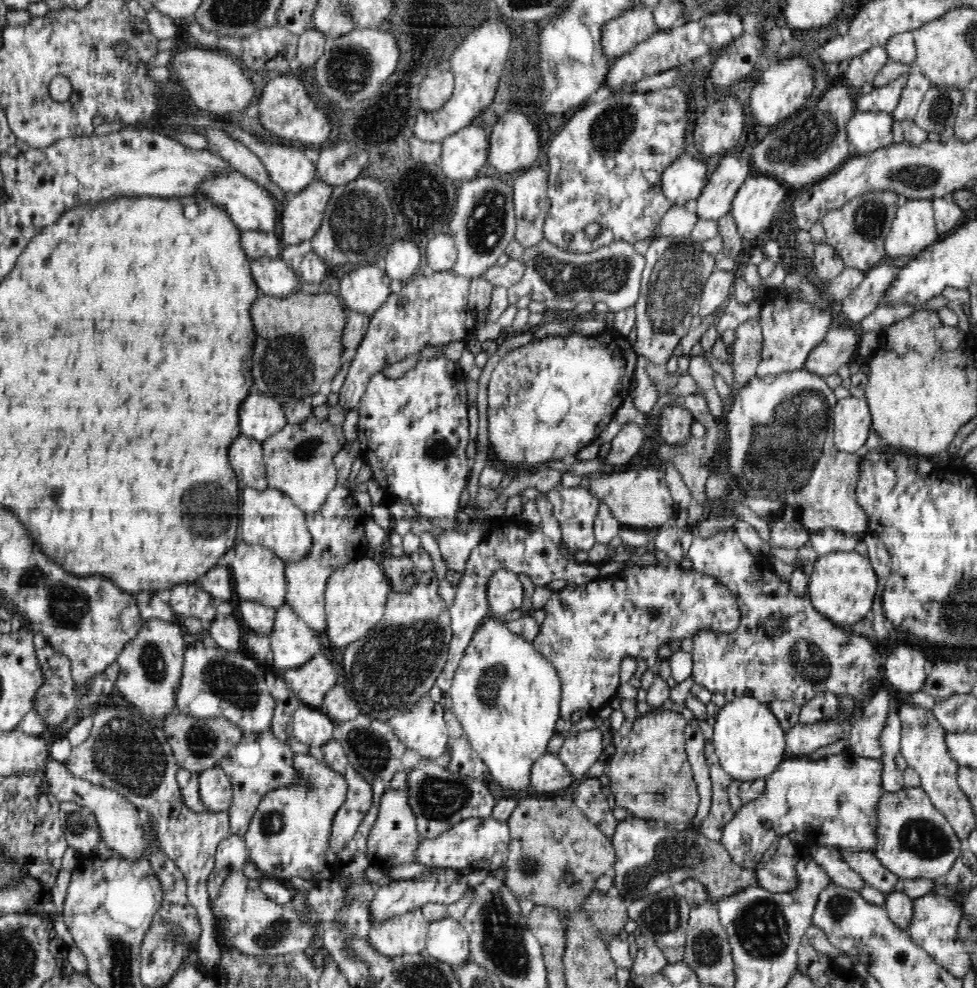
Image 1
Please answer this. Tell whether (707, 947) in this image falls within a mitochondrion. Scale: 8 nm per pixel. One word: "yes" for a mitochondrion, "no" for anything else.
yes

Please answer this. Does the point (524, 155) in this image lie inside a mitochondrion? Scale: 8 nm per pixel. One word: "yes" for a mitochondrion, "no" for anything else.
no

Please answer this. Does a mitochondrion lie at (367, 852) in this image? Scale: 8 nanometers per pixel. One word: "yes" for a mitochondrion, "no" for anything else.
no

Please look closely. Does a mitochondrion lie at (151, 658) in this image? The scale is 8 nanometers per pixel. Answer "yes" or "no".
yes

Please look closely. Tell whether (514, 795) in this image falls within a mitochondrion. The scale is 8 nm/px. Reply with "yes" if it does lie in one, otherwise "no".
no

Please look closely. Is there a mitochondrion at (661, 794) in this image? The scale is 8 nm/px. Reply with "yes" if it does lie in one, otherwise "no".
yes

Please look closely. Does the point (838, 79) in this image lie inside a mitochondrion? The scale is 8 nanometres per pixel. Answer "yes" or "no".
no

